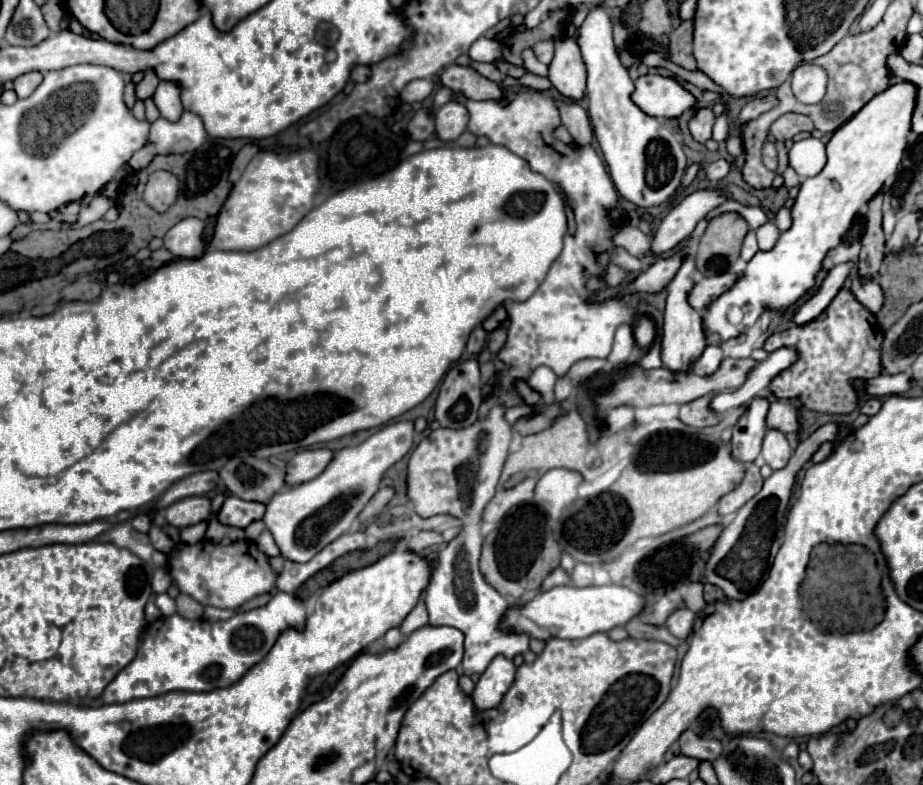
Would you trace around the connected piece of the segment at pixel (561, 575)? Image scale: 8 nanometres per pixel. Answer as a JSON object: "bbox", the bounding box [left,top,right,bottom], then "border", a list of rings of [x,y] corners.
{"bbox":[541,567,569,591],"border":[[[557,567],[555,571],[551,571],[551,573],[545,577],[545,581],[541,583],[541,591],[549,591],[549,589],[553,589],[553,587],[557,587],[557,585],[567,585],[567,583],[569,583],[569,573],[567,573],[565,569]]]}

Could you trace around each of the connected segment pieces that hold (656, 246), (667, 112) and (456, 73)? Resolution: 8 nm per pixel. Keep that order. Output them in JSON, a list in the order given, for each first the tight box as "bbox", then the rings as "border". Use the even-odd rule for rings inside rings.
[{"bbox":[651,191,725,257],"border":[[[695,191],[675,205],[659,229],[651,237],[651,253],[655,257],[671,251],[677,243],[687,239],[695,225],[715,207],[725,201],[721,191]]]},{"bbox":[633,75,697,117],"border":[[[643,75],[635,81],[633,101],[647,115],[653,117],[679,117],[697,107],[697,97],[691,95],[681,83],[661,75]]]},{"bbox":[439,65,507,105],"border":[[[451,65],[449,69],[445,69],[439,75],[439,81],[449,87],[451,91],[463,91],[467,95],[467,99],[475,99],[475,101],[485,101],[485,99],[493,99],[501,105],[507,103],[503,89],[485,79],[483,75],[479,75],[475,69],[471,67],[459,67],[459,65]]]}]

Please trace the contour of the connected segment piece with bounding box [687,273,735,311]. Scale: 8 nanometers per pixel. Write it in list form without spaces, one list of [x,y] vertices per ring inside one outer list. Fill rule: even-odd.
[[[735,273],[705,277],[693,285],[687,295],[687,301],[695,311],[701,311],[703,307],[707,307],[707,303],[711,303],[711,299],[717,299],[723,291],[727,291],[731,283],[735,283]]]

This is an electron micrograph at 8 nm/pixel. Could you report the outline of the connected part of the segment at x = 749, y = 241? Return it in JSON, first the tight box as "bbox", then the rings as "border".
{"bbox":[741,231,759,261],"border":[[[749,231],[743,241],[743,247],[741,247],[741,259],[749,261],[757,251],[759,251],[759,247],[757,247],[757,239],[755,239],[755,231]]]}

